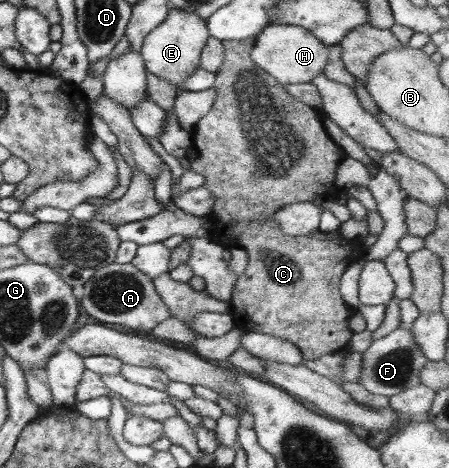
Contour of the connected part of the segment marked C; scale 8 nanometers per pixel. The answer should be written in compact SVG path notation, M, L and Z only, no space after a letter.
M246 38L240 41L223 41L224 46L224 61L220 69L214 73L214 85L216 97L209 113L205 115L193 128L192 142L193 147L197 151L197 160L190 162L191 170L202 174L205 177L204 187L215 196L214 207L210 216L213 222L211 239L217 239L217 243L225 245L229 248L241 247L248 254L248 263L245 270L238 276L235 283L232 297L230 298L230 315L235 322L237 330L248 332L259 332L260 334L271 335L275 338L283 339L283 341L291 342L297 346L303 359L315 360L321 356L333 353L333 351L347 349L350 339L353 337L353 332L349 330L349 319L353 315L353 308L347 306L343 302L344 298L340 296L340 276L345 272L345 269L357 259L363 256L365 249L361 245L361 238L347 239L344 238L338 231L323 232L316 230L307 236L291 236L285 234L278 225L278 222L272 218L272 214L287 206L288 204L312 201L321 195L344 198L344 193L335 186L336 170L341 160L347 158L344 150L337 146L336 142L327 134L323 124L323 115L307 104L303 104L297 98L287 93L286 88L280 82L277 82L273 76L263 69L259 68L250 57L250 52L255 46L255 38Z

